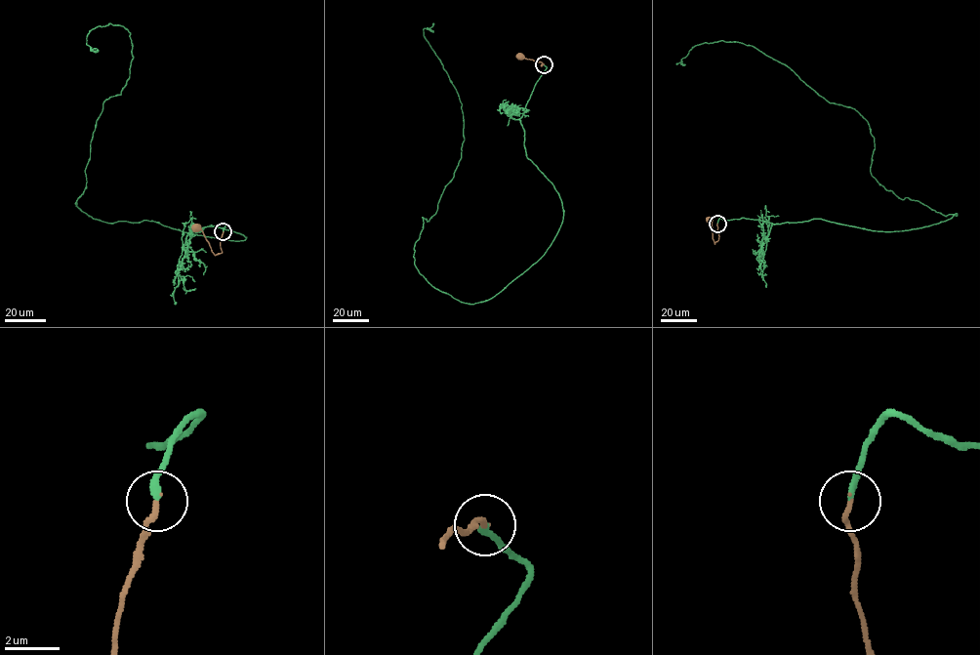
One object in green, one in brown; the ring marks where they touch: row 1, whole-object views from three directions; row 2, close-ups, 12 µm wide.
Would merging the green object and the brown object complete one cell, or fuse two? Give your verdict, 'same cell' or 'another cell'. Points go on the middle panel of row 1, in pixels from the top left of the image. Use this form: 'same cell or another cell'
same cell

